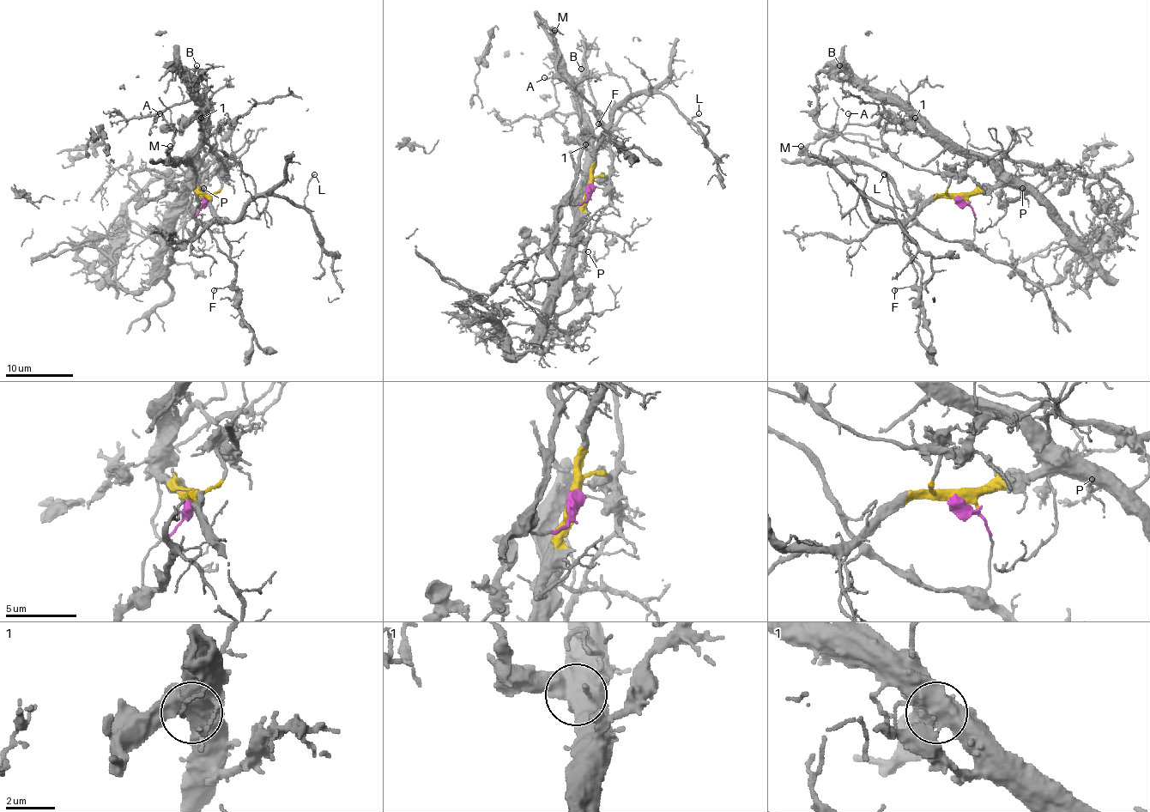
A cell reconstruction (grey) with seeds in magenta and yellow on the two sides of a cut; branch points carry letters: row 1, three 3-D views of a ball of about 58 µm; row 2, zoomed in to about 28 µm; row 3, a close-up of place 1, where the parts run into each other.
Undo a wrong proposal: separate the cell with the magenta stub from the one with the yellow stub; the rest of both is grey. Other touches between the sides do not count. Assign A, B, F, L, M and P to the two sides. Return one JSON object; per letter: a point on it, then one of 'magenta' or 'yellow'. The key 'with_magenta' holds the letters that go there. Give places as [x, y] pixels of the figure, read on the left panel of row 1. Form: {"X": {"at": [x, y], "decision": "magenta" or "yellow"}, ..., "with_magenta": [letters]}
{"A": {"at": [160, 113], "decision": "magenta"}, "B": {"at": [196, 65], "decision": "yellow"}, "F": {"at": [214, 290], "decision": "magenta"}, "L": {"at": [314, 174], "decision": "yellow"}, "M": {"at": [170, 146], "decision": "magenta"}, "P": {"at": [203, 188], "decision": "yellow"}, "with_magenta": ["A", "F", "M"]}

